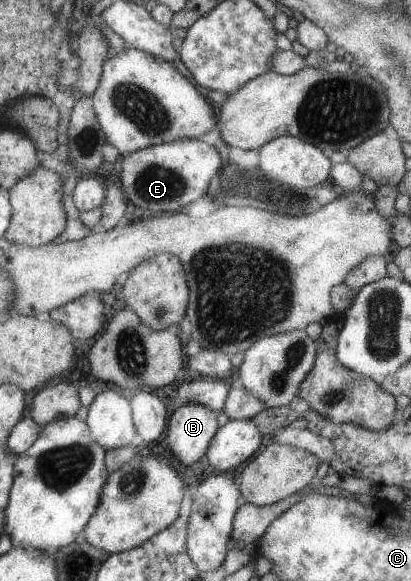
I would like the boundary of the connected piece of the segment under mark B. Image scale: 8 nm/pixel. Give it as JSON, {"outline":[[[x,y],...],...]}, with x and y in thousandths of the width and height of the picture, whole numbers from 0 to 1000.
{"outline":[[[494,695],[433,697],[414,719],[406,766],[443,799],[474,799],[501,787],[533,742],[533,707]]]}

